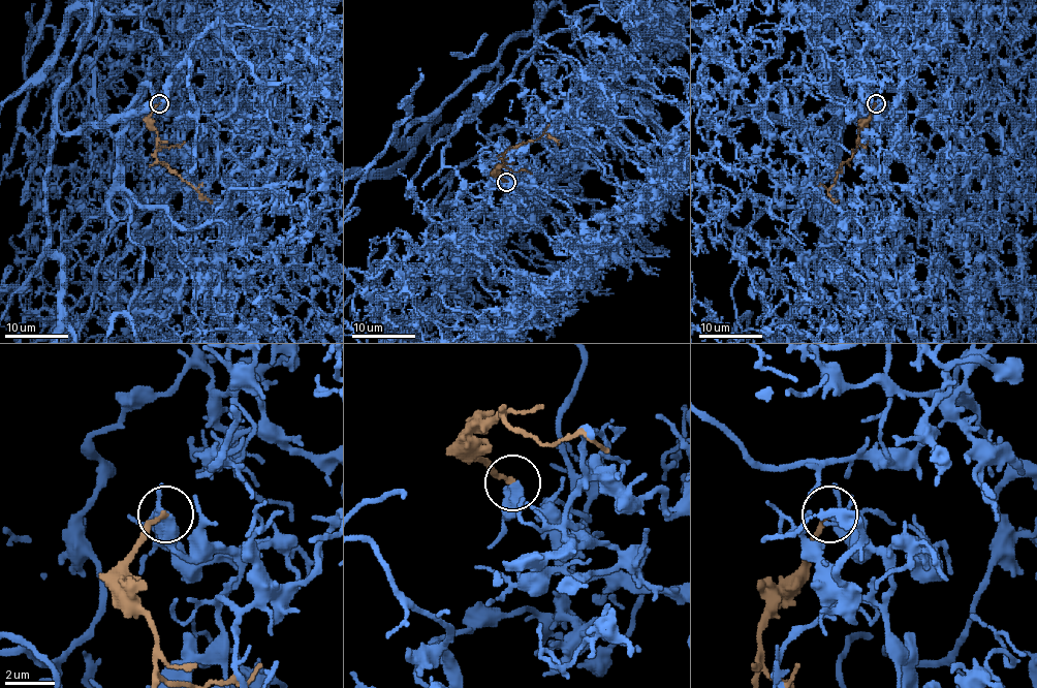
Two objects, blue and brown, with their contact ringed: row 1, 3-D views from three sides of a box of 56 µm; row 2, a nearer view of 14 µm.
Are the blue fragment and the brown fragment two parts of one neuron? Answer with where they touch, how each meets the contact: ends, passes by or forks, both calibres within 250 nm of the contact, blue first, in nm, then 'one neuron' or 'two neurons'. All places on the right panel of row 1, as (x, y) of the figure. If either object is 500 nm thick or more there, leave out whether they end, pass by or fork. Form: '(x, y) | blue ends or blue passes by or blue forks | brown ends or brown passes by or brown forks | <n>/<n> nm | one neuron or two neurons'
(876, 103) | blue passes by | brown ends | 400/160 nm | two neurons

